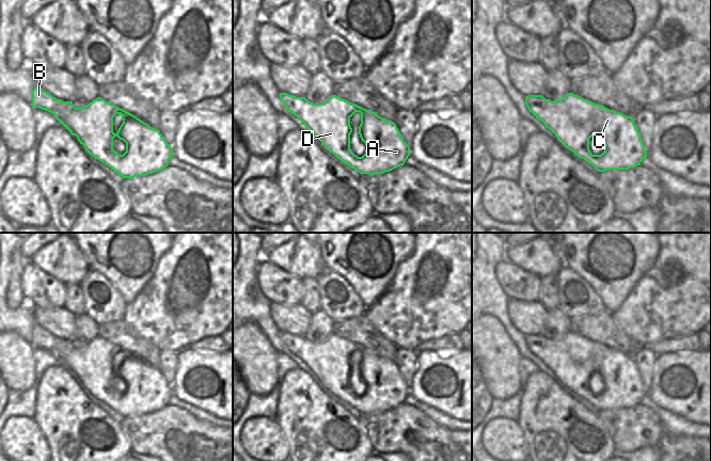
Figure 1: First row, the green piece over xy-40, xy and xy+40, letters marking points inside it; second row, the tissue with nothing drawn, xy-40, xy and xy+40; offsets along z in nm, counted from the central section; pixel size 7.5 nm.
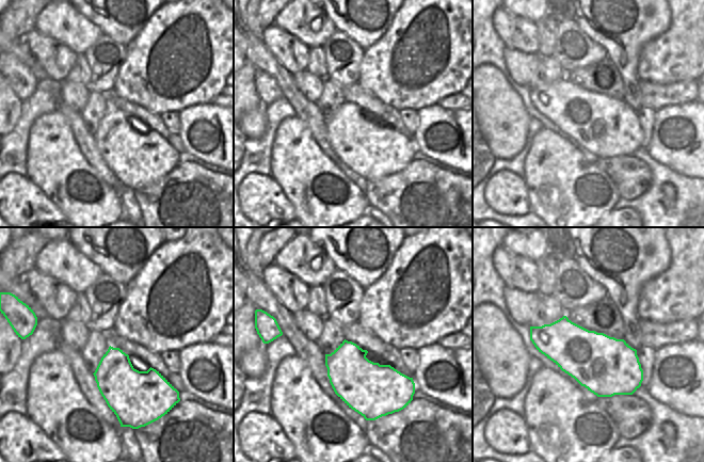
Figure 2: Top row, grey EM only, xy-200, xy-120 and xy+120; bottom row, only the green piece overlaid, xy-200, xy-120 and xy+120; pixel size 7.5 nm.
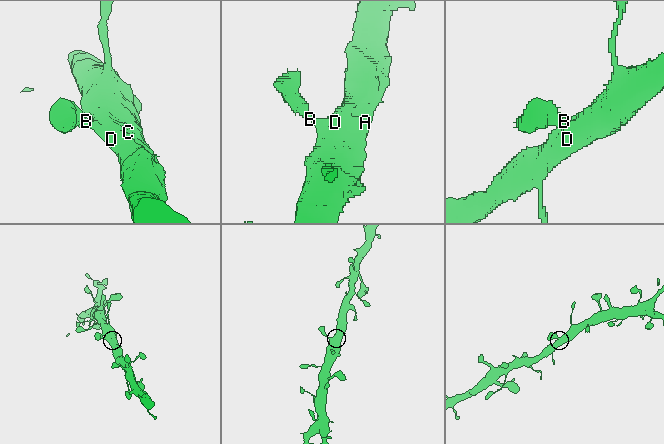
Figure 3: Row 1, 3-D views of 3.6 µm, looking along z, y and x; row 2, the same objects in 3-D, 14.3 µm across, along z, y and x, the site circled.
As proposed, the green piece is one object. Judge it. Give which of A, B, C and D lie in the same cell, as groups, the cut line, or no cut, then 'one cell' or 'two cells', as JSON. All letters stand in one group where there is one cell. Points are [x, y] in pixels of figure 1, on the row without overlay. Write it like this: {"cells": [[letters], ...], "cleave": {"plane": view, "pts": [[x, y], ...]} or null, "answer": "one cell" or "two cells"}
{"cells": [["A", "B", "C", "D"]], "cleave": null, "answer": "one cell"}

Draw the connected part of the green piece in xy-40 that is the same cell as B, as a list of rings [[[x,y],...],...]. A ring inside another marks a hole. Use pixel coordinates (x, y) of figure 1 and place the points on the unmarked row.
[[[40,325],[32,329],[33,347],[46,349],[56,354],[56,357],[73,373],[76,375],[84,388],[95,398],[108,404],[123,417],[146,415],[159,411],[169,404],[173,396],[173,388],[167,382],[158,368],[155,368],[133,353],[97,336],[82,347],[76,347],[73,340],[57,338]],[[122,354],[123,362],[116,372],[113,371],[113,356]],[[117,376],[126,382],[126,391],[118,394],[113,388],[113,378]]]

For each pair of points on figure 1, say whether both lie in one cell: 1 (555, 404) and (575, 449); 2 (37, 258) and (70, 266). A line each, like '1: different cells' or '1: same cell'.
1: same cell
2: same cell

